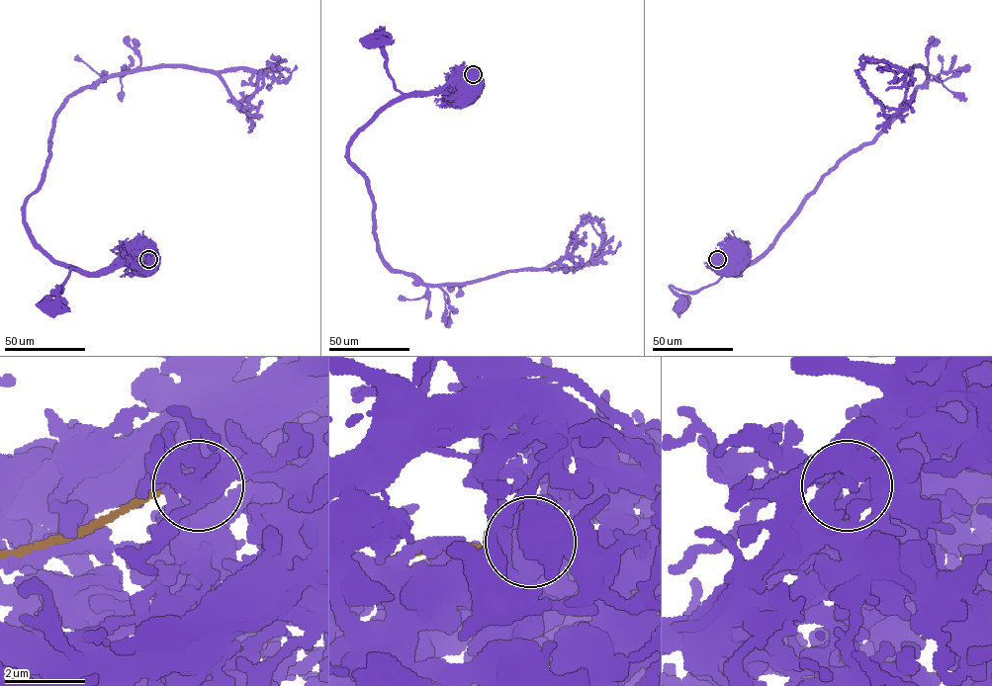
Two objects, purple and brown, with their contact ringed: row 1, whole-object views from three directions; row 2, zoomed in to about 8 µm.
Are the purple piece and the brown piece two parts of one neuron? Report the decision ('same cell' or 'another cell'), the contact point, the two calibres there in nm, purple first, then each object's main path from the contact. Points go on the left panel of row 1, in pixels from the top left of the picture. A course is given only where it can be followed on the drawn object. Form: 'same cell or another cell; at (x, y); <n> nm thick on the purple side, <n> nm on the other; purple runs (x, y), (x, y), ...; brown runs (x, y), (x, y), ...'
another cell; at (148, 259); 550 nm thick on the purple side, 180 nm on the other; purple runs (148, 258), (130, 258), (121, 264), (92, 273), (71, 268), (58, 292), (58, 286), (56, 305), (49, 305); brown runs (148, 259), (133, 262)

